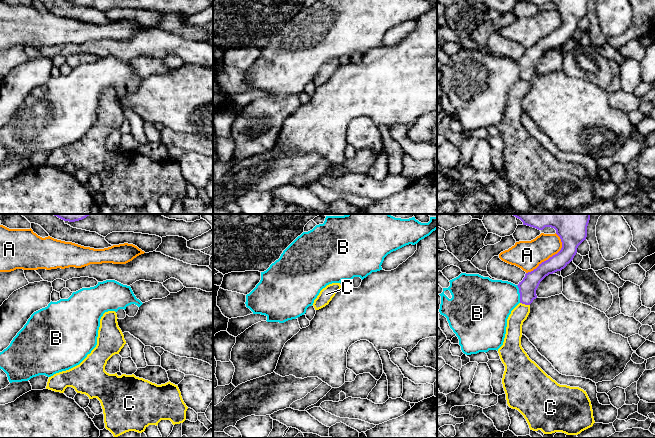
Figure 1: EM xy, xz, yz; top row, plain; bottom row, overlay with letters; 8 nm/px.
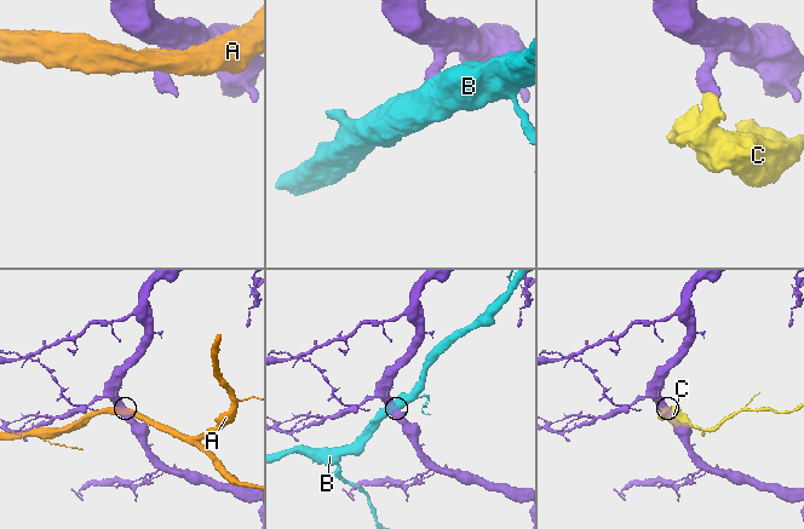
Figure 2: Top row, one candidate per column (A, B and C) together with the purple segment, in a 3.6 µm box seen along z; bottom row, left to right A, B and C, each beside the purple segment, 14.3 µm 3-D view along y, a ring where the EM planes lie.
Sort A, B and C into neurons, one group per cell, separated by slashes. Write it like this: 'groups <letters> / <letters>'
groups A / B / C

